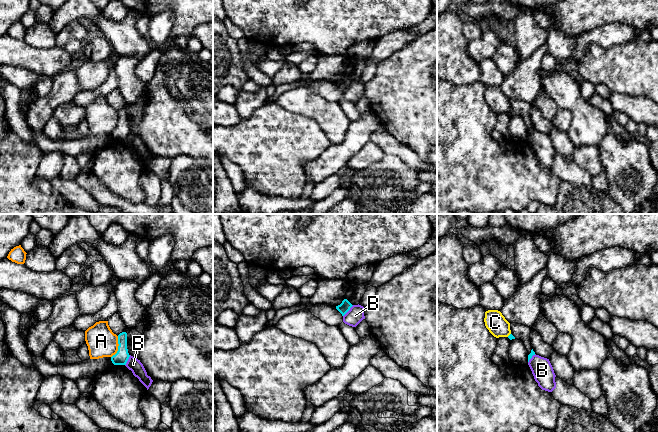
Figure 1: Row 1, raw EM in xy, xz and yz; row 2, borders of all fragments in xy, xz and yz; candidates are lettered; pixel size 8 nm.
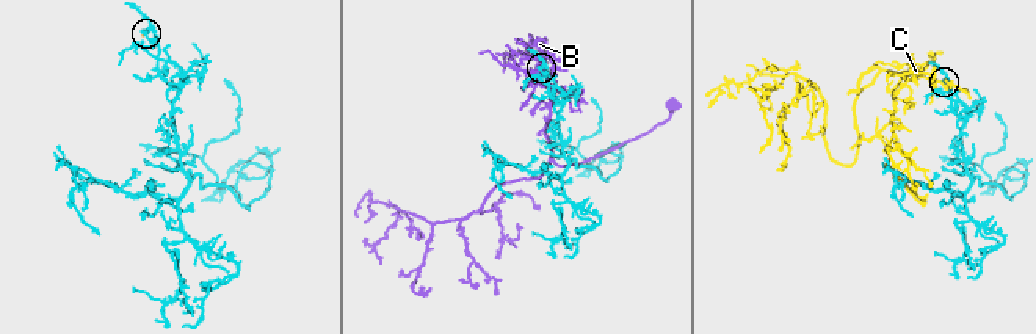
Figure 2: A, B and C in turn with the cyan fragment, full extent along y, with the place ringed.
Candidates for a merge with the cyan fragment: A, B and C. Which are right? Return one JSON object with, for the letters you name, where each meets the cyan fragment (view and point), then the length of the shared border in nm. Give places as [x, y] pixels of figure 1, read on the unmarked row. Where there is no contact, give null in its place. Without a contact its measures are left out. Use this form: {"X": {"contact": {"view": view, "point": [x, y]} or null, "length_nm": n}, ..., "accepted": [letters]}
{"accepted": []}

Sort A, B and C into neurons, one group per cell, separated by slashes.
A / B / C

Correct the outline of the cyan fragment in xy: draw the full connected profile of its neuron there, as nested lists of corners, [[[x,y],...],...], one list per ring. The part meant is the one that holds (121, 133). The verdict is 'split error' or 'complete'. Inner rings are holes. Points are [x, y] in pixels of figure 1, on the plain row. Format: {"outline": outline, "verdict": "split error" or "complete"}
{"outline": [[[122,108],[118,111],[118,127],[111,133],[114,141],[126,141],[130,131],[127,125],[127,109]]], "verdict": "complete"}

